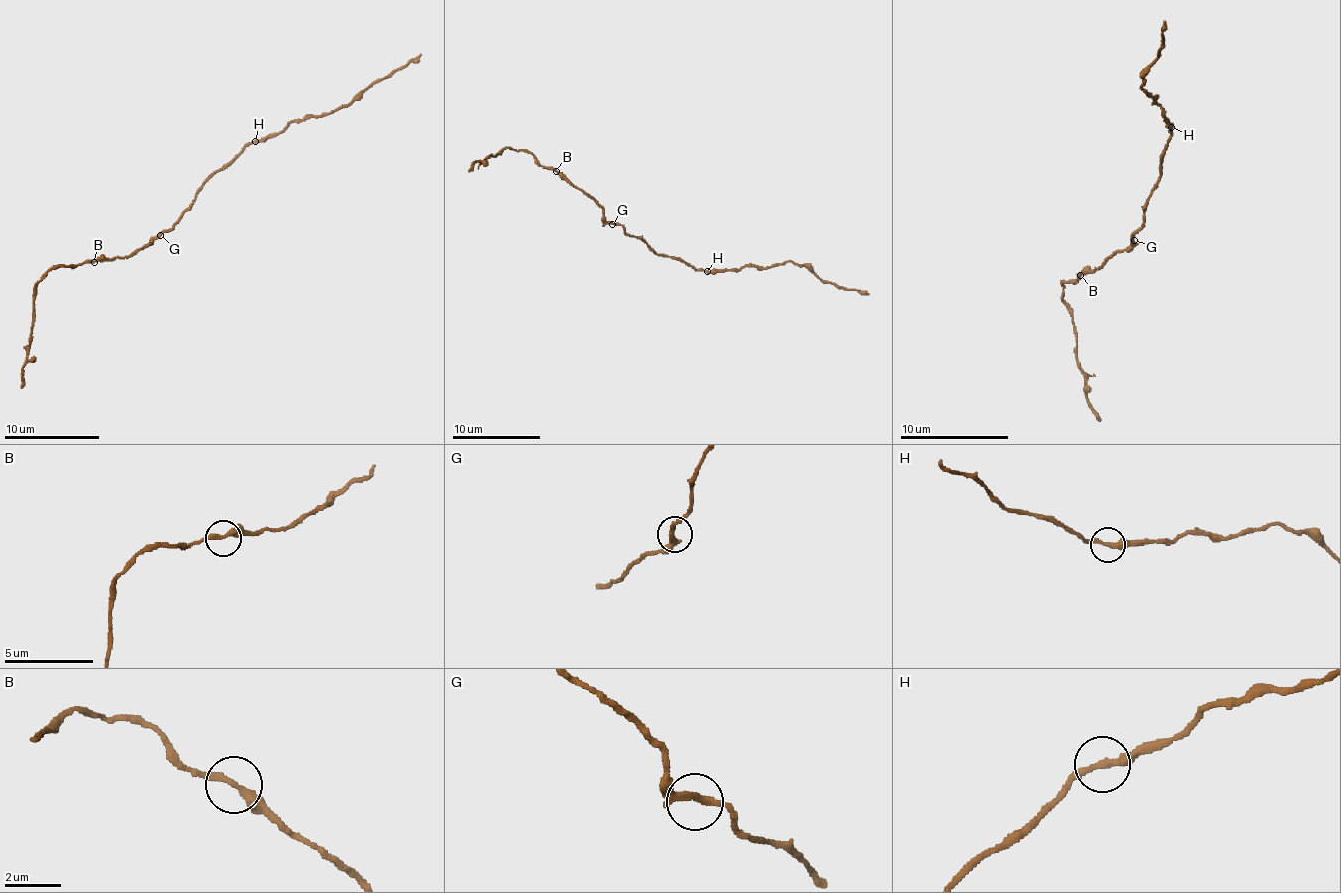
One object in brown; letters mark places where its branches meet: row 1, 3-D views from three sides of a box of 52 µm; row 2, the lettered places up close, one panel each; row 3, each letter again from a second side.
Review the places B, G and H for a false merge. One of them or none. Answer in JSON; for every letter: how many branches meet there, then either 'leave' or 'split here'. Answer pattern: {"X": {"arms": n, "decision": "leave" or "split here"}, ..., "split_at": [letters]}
{"B": {"arms": 2, "decision": "leave"}, "G": {"arms": 2, "decision": "leave"}, "H": {"arms": 2, "decision": "split here"}, "split_at": ["H"]}

